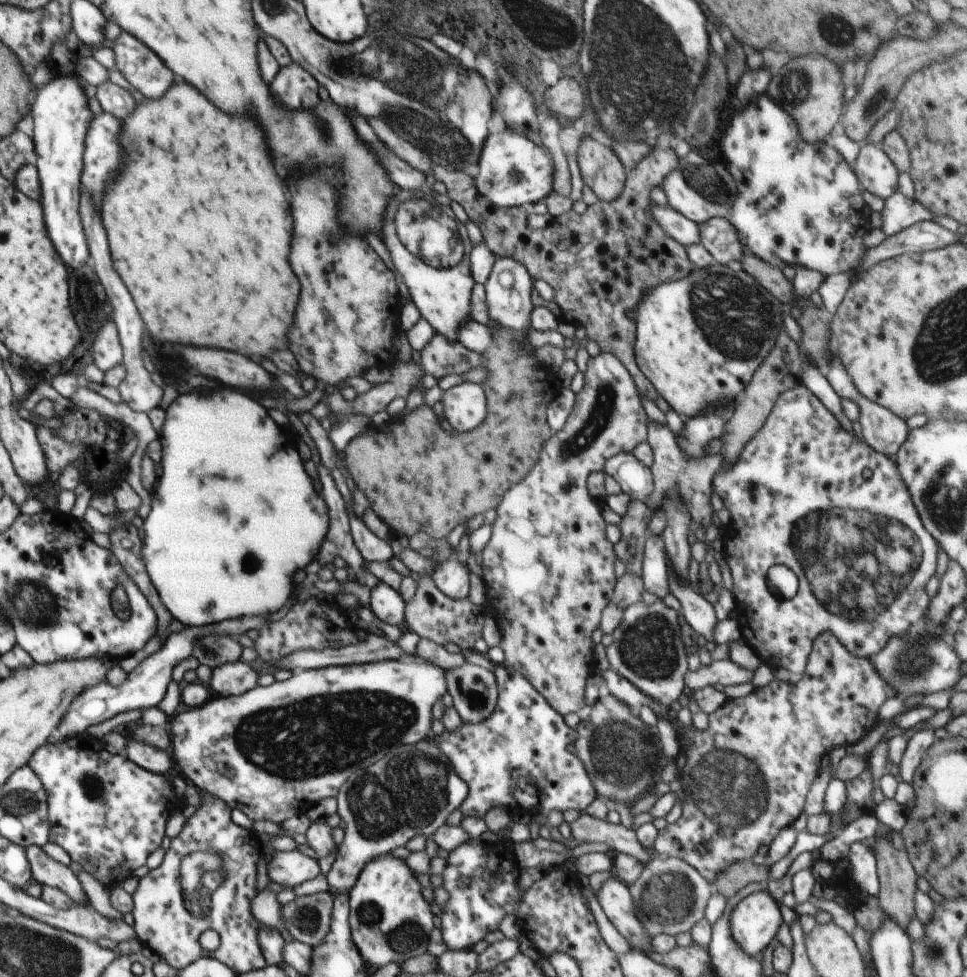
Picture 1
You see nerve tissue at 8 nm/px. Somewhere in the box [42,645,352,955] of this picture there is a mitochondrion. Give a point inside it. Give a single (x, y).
(203, 880)

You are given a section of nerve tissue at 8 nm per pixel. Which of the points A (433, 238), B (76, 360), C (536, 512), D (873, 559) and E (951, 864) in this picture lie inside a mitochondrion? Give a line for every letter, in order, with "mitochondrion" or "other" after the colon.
A: mitochondrion
B: other
C: mitochondrion
D: mitochondrion
E: other

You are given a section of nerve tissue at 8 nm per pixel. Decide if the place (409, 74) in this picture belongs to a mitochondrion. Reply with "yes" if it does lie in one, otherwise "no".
yes

